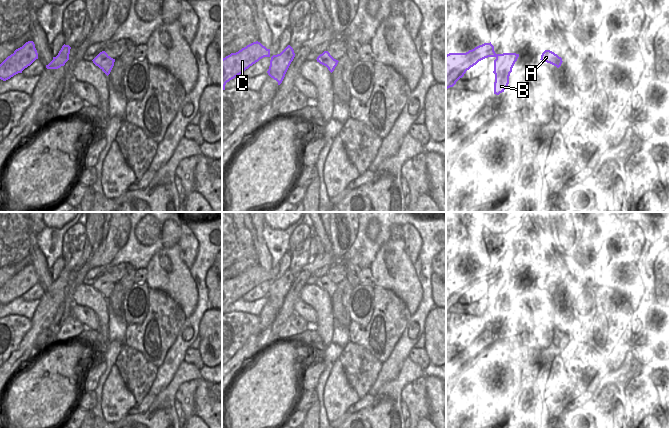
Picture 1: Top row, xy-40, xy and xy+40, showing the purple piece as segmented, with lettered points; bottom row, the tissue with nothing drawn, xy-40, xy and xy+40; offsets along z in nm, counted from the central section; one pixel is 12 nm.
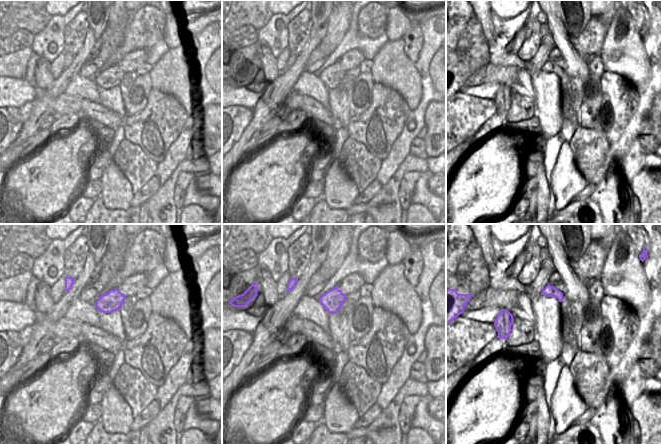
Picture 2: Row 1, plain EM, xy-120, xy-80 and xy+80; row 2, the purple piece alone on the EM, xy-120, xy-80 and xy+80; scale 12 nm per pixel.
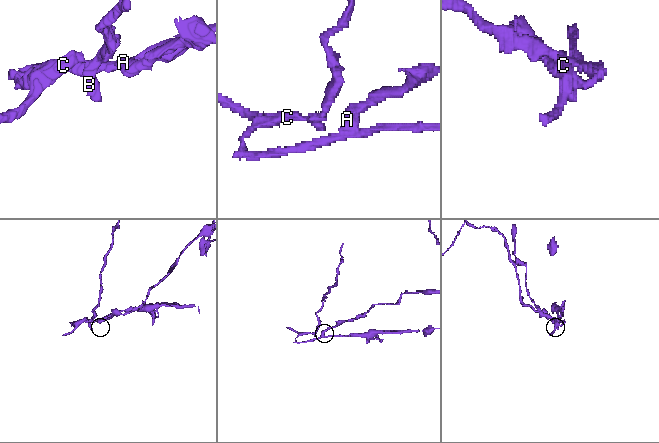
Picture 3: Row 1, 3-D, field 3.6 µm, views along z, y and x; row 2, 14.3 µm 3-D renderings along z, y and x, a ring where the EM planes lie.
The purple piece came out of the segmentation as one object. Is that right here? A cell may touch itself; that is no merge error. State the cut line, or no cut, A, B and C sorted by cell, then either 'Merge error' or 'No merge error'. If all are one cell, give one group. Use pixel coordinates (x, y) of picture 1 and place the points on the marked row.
Split along xy+40 (501, 54), (496, 57). Groups: A C / B. Merge error.

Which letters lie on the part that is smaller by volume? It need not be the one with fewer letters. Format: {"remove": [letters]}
{"remove": ["B"]}

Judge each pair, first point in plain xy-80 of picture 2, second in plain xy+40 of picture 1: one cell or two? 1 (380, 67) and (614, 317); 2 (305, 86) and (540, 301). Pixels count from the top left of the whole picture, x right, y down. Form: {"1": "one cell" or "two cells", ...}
{"1": "two cells", "2": "one cell"}

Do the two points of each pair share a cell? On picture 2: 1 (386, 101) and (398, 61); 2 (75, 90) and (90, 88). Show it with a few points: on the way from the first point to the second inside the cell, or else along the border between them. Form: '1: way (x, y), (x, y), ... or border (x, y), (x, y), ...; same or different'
1: border (375, 82), (380, 82), (396, 90), (407, 104); different
2: way (79, 88), (86, 88); same

